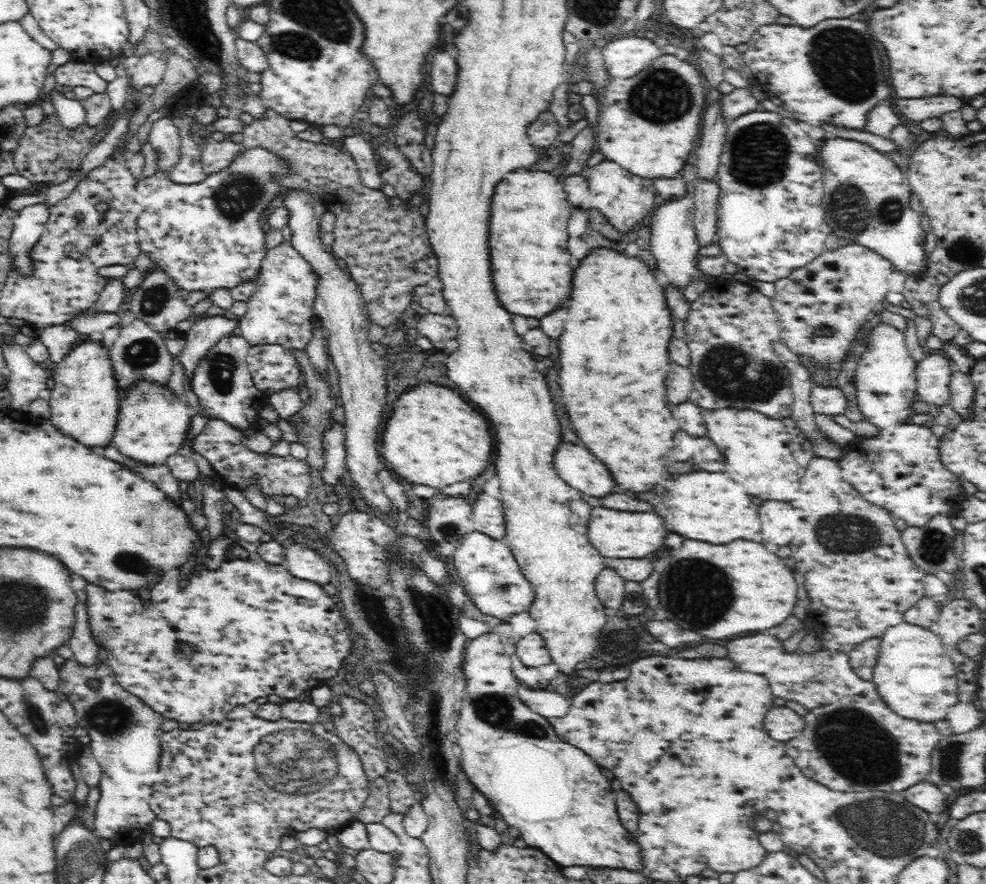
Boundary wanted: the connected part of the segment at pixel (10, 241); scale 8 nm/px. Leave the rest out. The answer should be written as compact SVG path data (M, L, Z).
M34 204L15 214L5 240L5 256L10 276L14 273L20 279L32 278L36 268L32 254L41 237L47 213L48 208L44 204Z

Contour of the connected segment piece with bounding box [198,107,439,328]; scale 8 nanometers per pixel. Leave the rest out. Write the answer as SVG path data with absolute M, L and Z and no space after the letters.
M264 107L242 131L243 143L213 137L201 147L198 164L206 174L220 170L242 146L264 146L290 158L296 175L285 181L284 187L317 196L326 211L334 214L332 254L347 263L356 289L363 295L367 319L382 328L389 326L408 306L410 288L418 283L425 286L439 275L438 259L430 253L426 219L419 214L420 194L412 198L412 211L398 209L395 197L387 202L381 192L375 194L360 183L356 162L344 149L324 142L306 142L296 136L289 122L280 112Z

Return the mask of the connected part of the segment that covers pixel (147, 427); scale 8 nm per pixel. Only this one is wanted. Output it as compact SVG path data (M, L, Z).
M140 384L138 388L134 388L132 392L128 392L126 398L118 401L118 418L115 429L112 433L109 445L126 460L136 462L138 466L160 466L163 464L164 457L178 451L178 445L181 436L187 427L187 420L192 418L189 410L179 402L178 397L172 395L170 388L153 388L149 384Z

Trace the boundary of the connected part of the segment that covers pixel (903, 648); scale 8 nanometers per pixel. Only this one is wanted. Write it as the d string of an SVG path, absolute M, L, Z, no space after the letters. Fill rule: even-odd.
M906 622L888 626L882 634L880 650L878 650L876 660L874 660L869 672L871 672L869 681L874 684L876 694L882 700L882 704L900 718L910 718L910 720L918 722L945 720L950 706L959 701L958 694L956 694L956 690L958 690L956 678L950 674L952 667L950 666L948 648L944 646L934 629L924 629Z

